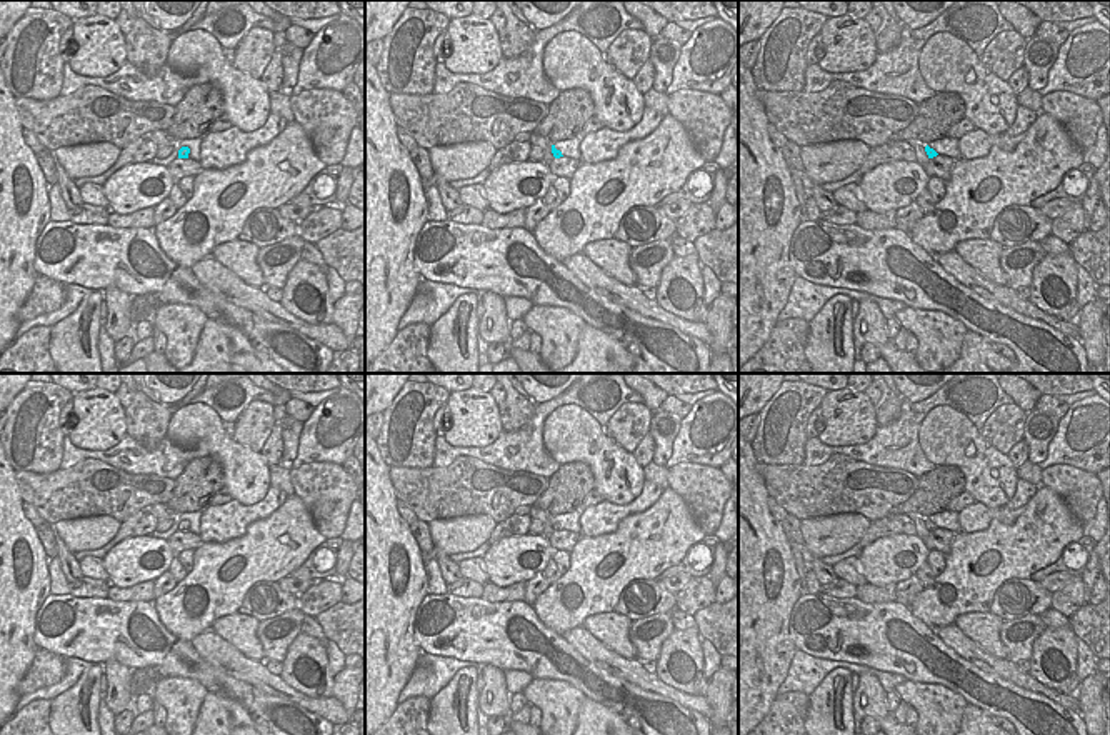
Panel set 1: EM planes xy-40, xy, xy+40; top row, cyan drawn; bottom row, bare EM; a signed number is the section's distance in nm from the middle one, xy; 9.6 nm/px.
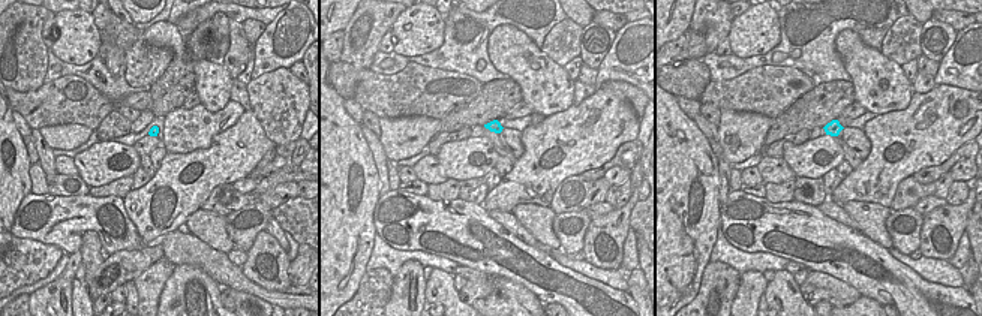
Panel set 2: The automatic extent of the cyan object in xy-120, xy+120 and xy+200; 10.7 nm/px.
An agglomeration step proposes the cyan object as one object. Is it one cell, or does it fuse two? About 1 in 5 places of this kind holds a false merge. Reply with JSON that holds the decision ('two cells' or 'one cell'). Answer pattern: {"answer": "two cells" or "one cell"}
{"answer": "one cell"}

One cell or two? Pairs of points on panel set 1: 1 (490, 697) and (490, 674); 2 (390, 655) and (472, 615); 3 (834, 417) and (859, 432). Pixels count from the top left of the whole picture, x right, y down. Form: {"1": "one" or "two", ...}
{"1": "one", "2": "two", "3": "one"}

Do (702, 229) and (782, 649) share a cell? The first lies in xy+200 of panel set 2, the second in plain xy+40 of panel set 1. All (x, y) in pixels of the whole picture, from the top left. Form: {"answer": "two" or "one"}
{"answer": "one"}

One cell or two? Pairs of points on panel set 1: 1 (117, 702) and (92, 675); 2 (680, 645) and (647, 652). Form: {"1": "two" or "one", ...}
{"1": "two", "2": "two"}

